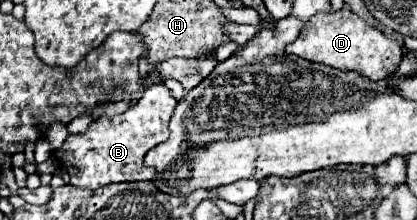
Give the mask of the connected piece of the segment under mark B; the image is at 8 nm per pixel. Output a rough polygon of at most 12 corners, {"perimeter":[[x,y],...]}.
{"perimeter":[[152,84],[126,112],[70,134],[70,184],[152,180],[178,100]]}

